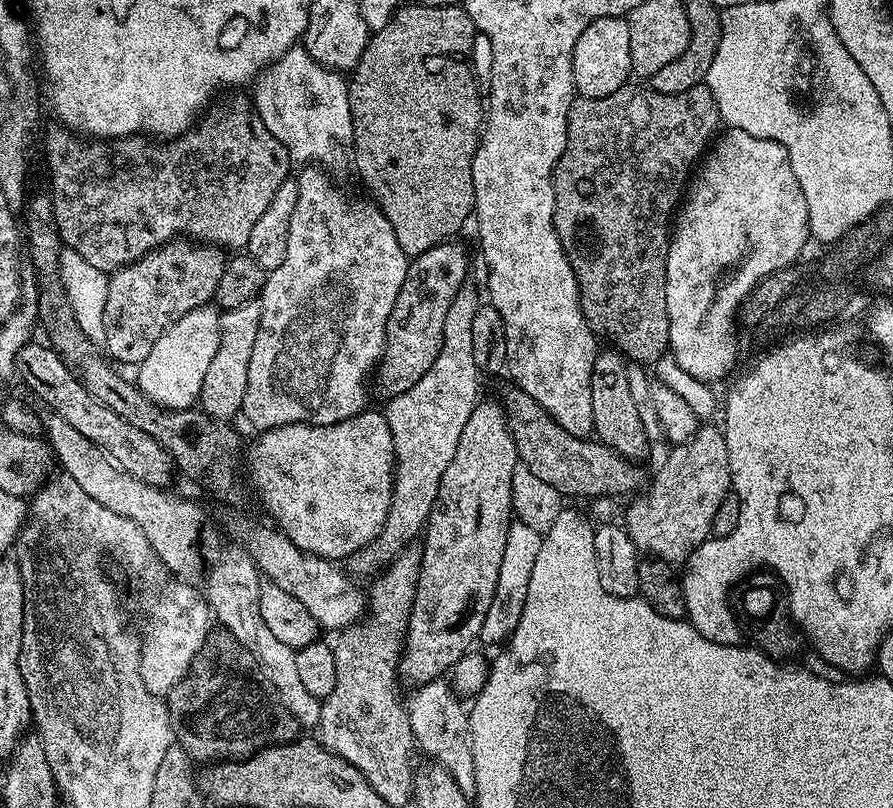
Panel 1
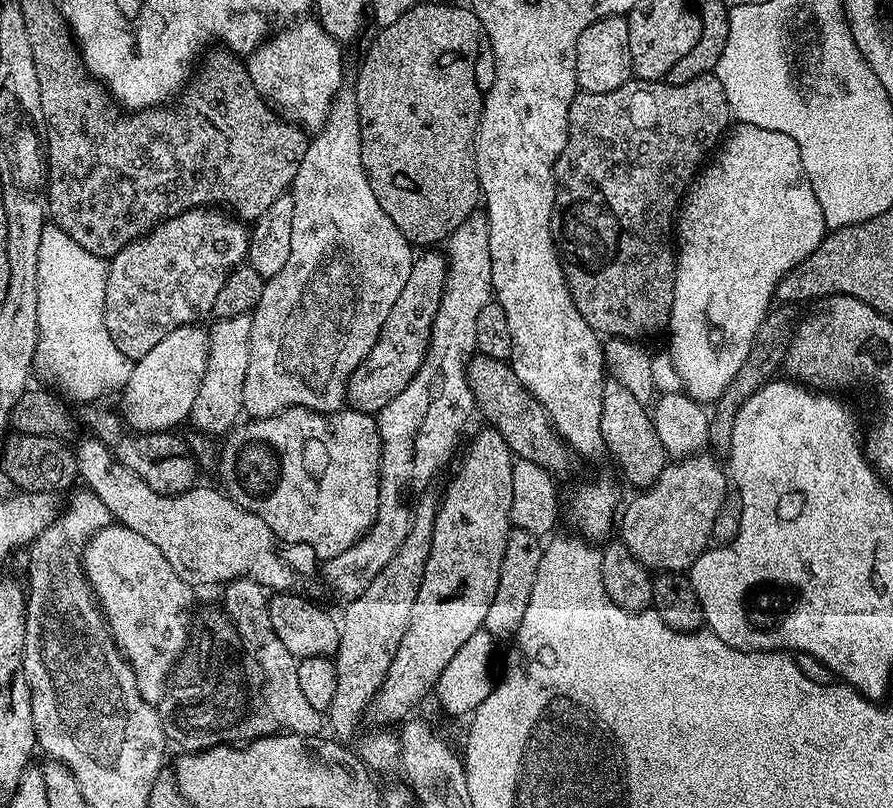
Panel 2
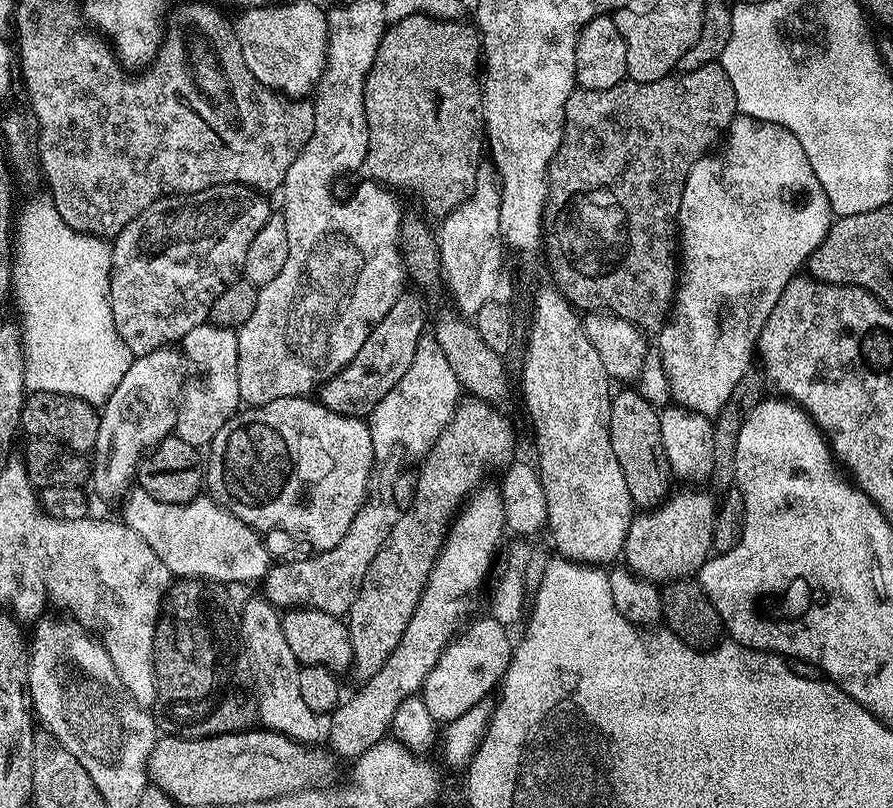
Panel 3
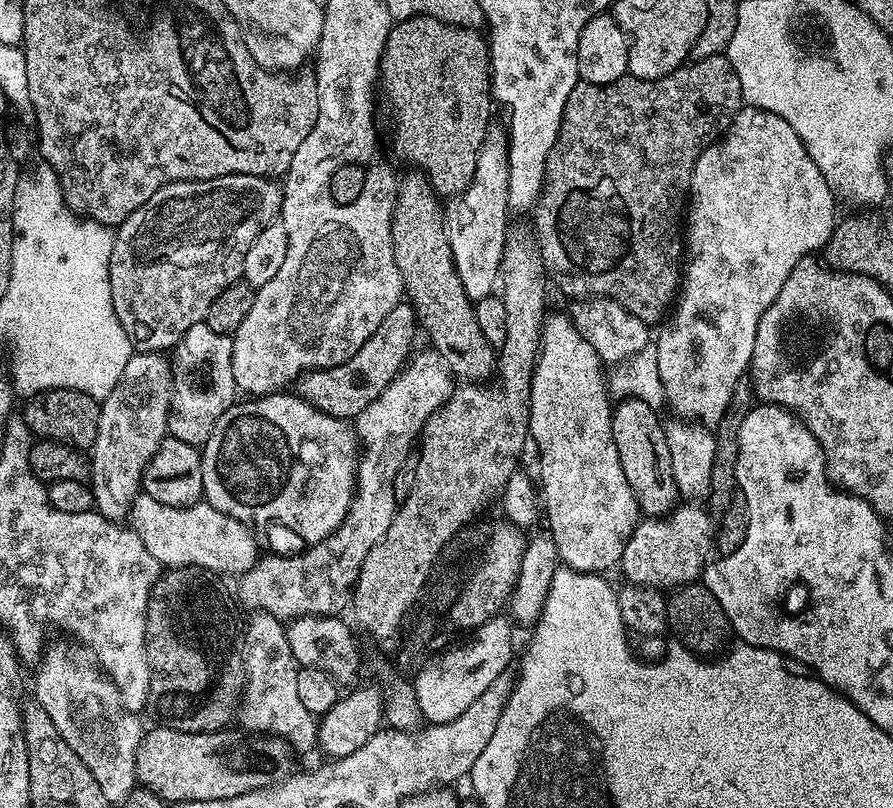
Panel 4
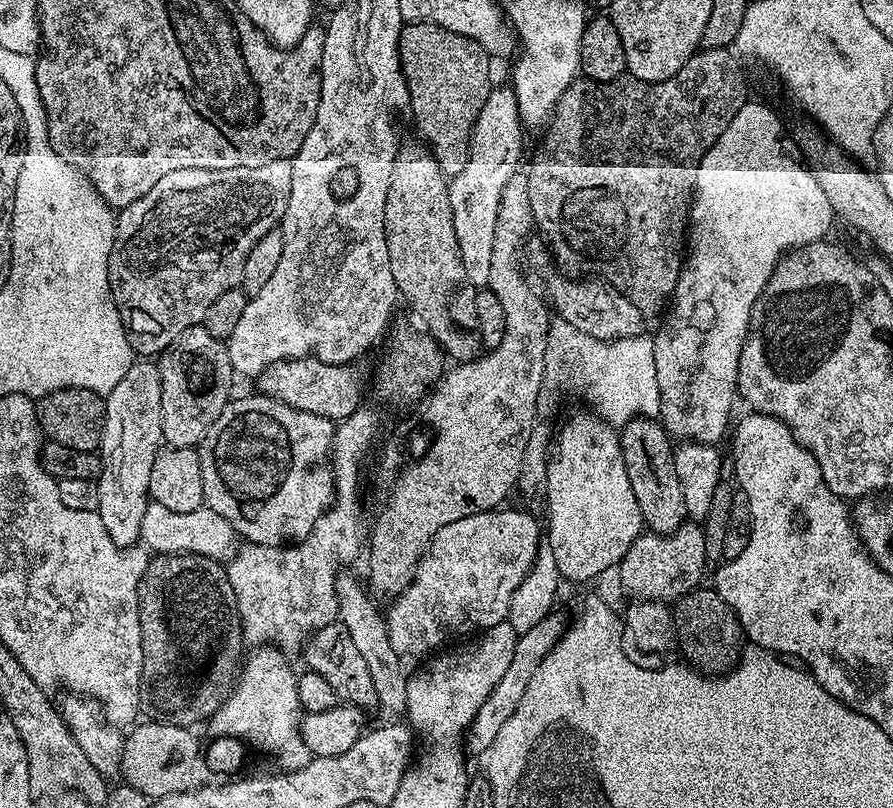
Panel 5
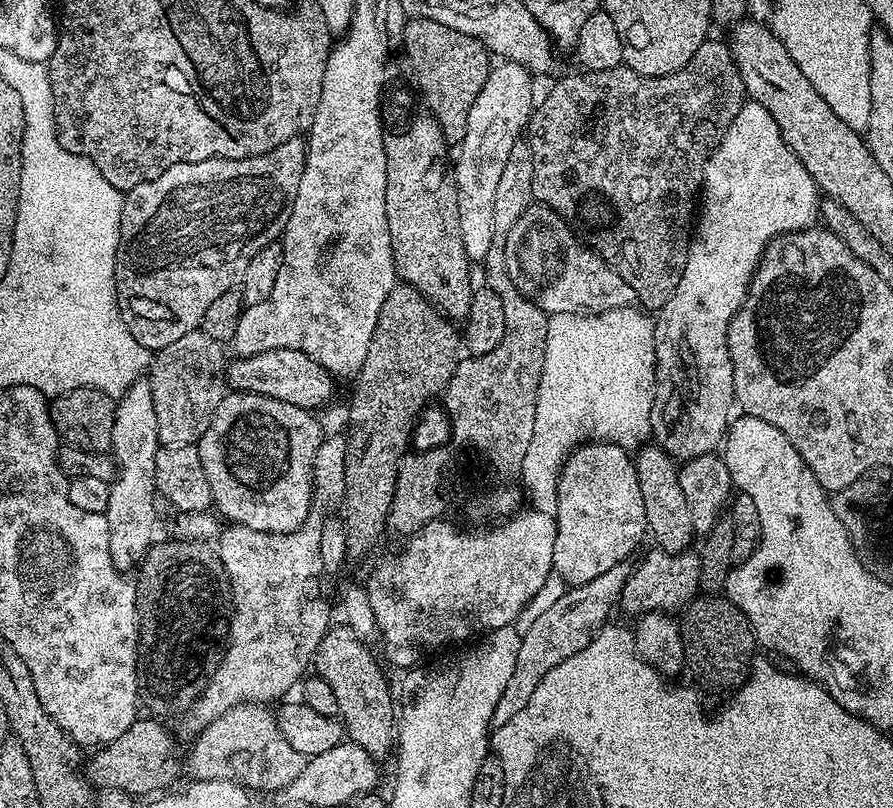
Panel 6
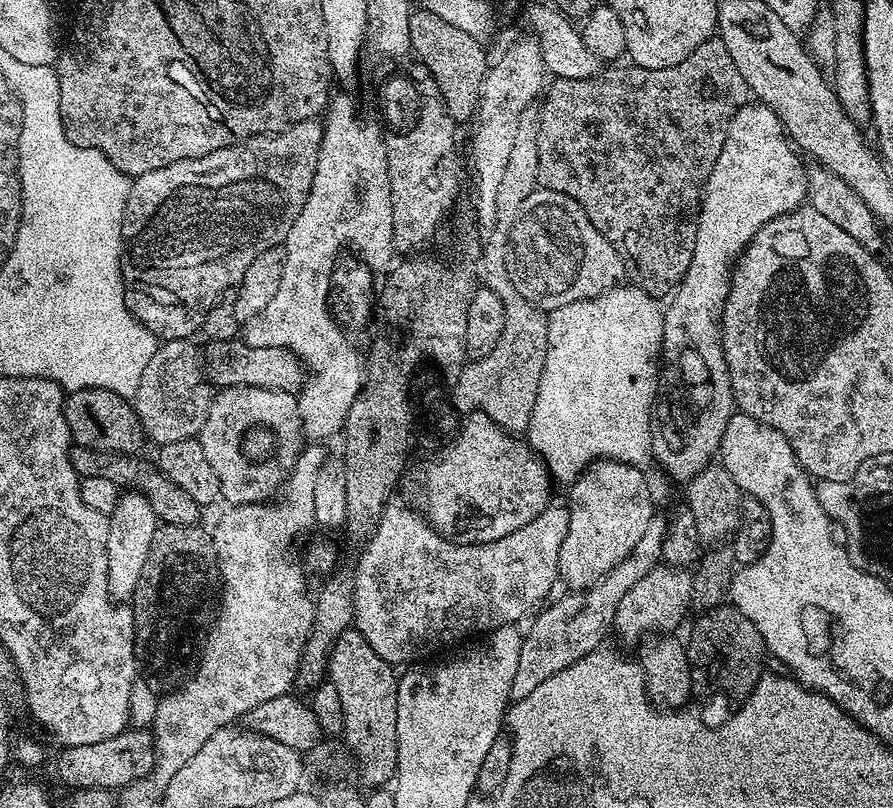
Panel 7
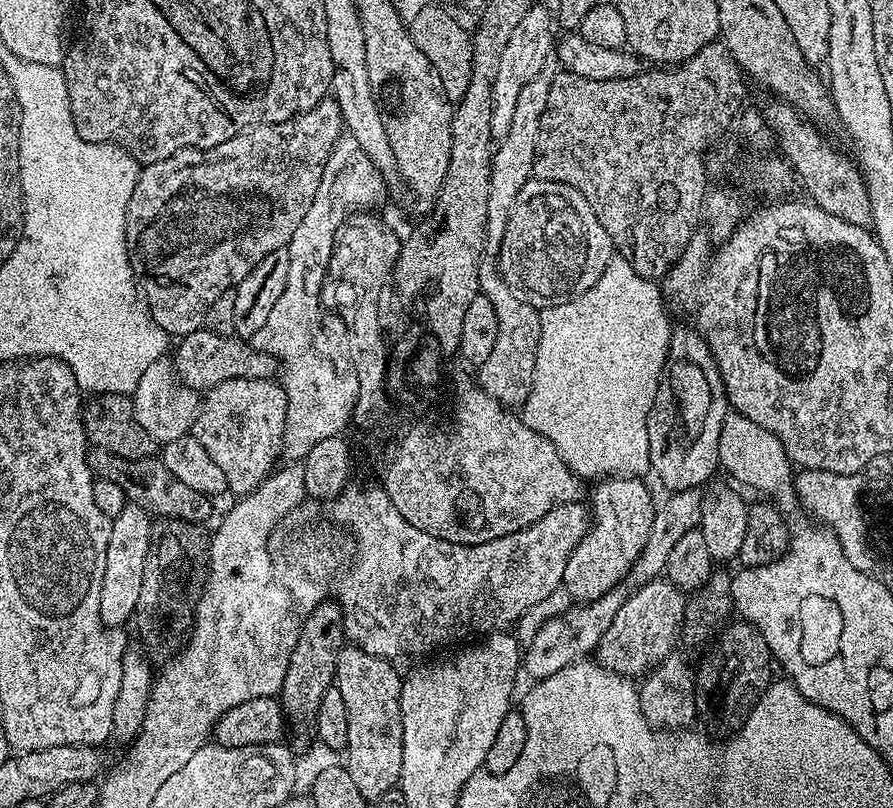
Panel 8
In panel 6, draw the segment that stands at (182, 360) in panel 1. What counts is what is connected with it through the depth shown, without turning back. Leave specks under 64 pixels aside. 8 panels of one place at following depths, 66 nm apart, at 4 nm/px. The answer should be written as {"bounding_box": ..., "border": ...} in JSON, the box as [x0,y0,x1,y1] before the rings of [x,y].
{"bounding_box":[104,379,161,570],"border":[[[147,379],[131,384],[119,397],[110,455],[116,461],[116,479],[110,484],[110,500],[104,511],[110,534],[110,558],[114,566],[129,570],[143,561],[154,543],[152,531],[156,528],[156,479],[154,458],[161,447],[158,438],[158,414],[154,414],[154,398]]]}

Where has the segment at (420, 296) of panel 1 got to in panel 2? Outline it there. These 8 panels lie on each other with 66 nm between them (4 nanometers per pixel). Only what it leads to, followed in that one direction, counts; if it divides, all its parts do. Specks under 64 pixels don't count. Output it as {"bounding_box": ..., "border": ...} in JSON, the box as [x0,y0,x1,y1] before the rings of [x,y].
{"bounding_box":[346,250,448,414],"border":[[[428,250],[425,256],[417,255],[412,262],[410,278],[406,278],[406,286],[402,286],[402,294],[390,306],[390,314],[386,314],[386,322],[362,363],[353,370],[348,379],[346,389],[347,407],[353,412],[378,414],[418,374],[424,364],[424,356],[432,339],[432,323],[436,317],[438,306],[442,302],[444,280],[448,277],[448,261],[436,250]]]}

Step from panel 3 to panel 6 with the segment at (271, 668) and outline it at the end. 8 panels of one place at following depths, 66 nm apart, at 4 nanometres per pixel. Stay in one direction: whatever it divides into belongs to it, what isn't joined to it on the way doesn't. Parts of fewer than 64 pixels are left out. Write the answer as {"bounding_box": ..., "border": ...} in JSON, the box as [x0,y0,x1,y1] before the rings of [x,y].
{"bounding_box":[192,703,306,792],"border":[[[242,703],[226,710],[222,718],[210,722],[205,728],[198,733],[196,745],[192,748],[192,776],[197,780],[232,780],[235,784],[241,784],[242,787],[256,792],[276,792],[288,787],[298,774],[302,774],[306,757],[294,746],[290,744],[282,734],[282,730],[276,721],[277,713],[272,712],[271,707],[263,703],[250,704]]]}

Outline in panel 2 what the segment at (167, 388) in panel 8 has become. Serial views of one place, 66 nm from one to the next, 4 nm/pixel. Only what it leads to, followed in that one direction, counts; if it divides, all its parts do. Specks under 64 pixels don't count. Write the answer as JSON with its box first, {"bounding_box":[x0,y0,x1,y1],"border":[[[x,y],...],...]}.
{"bounding_box":[190,315,252,438],"border":[[[247,315],[232,317],[229,320],[217,319],[213,324],[213,328],[207,329],[208,361],[204,366],[198,392],[194,398],[190,424],[196,427],[197,433],[216,438],[216,435],[219,437],[227,433],[241,419],[239,416],[242,416],[244,407],[242,386],[246,382],[246,362],[250,356],[252,317]]]}

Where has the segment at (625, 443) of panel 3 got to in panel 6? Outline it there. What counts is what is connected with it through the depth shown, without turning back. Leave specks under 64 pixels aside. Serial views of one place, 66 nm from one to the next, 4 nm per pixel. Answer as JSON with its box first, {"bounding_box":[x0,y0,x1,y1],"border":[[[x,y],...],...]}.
{"bounding_box":[634,442,694,552],"border":[[[648,442],[635,453],[634,463],[640,479],[642,498],[646,506],[647,531],[656,539],[655,547],[664,552],[683,552],[694,539],[690,522],[690,506],[682,494],[682,482],[677,461],[673,460],[659,444]]]}

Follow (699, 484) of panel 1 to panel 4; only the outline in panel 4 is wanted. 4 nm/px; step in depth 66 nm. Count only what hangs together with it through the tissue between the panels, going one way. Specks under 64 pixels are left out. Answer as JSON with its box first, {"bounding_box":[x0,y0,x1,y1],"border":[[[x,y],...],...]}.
{"bounding_box":[618,502,713,590],"border":[[[684,502],[673,508],[667,516],[641,519],[634,534],[630,534],[630,542],[626,542],[626,550],[618,568],[624,571],[623,579],[629,584],[675,590],[686,584],[697,583],[713,552],[713,517],[707,507],[696,502]]]}

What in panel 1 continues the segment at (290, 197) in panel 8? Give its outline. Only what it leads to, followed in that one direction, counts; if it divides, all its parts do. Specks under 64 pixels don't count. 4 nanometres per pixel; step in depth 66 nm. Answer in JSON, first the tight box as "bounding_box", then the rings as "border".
{"bounding_box":[102,238,225,366],"border":[[[177,238],[111,273],[106,290],[106,310],[102,314],[103,351],[117,365],[139,366],[171,321],[190,310],[205,307],[213,299],[225,261],[217,249]]]}

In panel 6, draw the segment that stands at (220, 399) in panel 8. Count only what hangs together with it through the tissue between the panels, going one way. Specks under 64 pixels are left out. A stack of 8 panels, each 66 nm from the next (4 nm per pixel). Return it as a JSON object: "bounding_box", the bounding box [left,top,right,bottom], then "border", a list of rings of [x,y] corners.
{"bounding_box":[198,390,322,532],"border":[[[232,390],[224,395],[218,410],[214,410],[214,418],[210,418],[210,426],[206,430],[206,434],[202,434],[198,447],[202,458],[202,470],[206,470],[206,479],[210,481],[210,494],[212,495],[215,511],[225,521],[241,524],[259,532],[296,532],[304,525],[305,518],[308,517],[309,512],[313,511],[314,508],[314,504],[312,504],[312,492],[314,496],[314,465],[322,439],[320,424],[312,416],[315,415],[307,408],[290,406],[290,402],[278,402],[274,398],[266,398],[253,392]]]}

